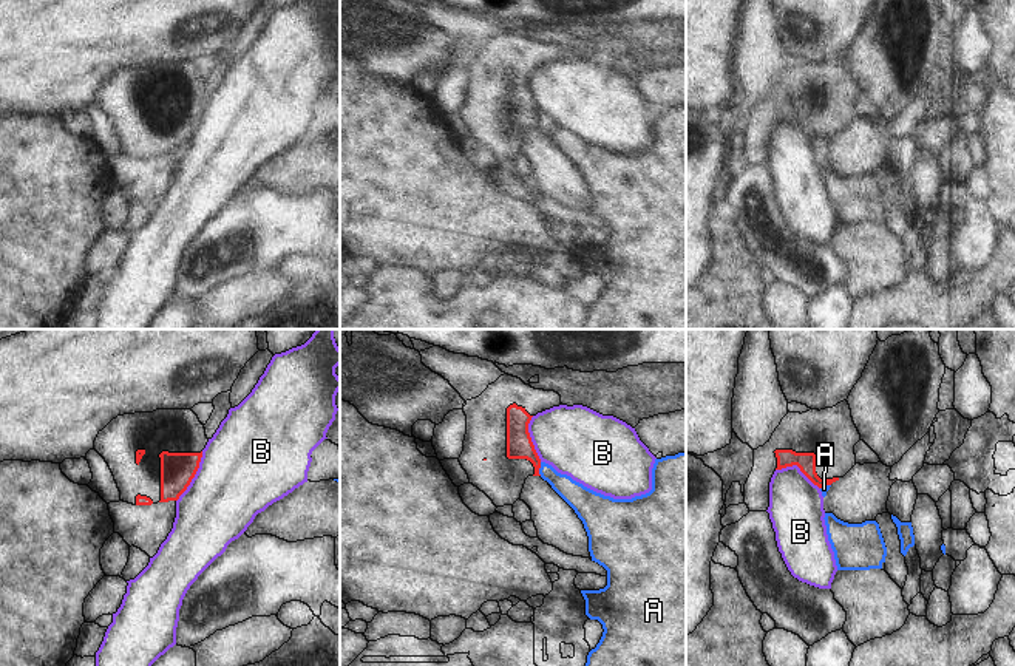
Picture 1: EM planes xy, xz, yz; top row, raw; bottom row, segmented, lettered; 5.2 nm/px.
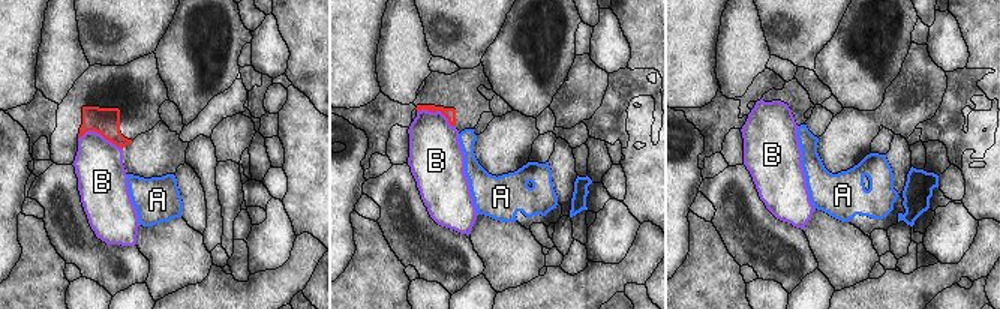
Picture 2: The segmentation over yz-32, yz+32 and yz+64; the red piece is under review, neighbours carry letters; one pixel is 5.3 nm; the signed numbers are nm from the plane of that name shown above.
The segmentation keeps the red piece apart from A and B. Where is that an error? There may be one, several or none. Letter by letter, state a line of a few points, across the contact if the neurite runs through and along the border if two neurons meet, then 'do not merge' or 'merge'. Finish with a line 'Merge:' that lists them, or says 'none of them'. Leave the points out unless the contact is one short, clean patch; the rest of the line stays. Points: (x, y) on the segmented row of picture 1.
A: line xz (541, 462), (539, 475); do not merge
B: line xy (203, 451), (195, 476), (176, 501); do not merge
Merge: none of them

